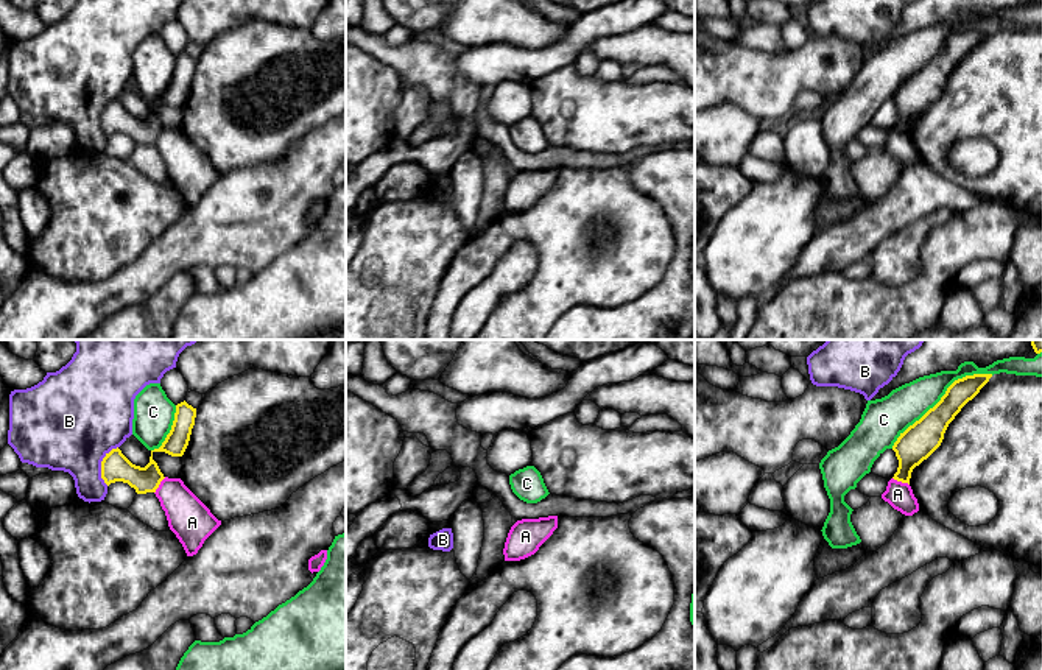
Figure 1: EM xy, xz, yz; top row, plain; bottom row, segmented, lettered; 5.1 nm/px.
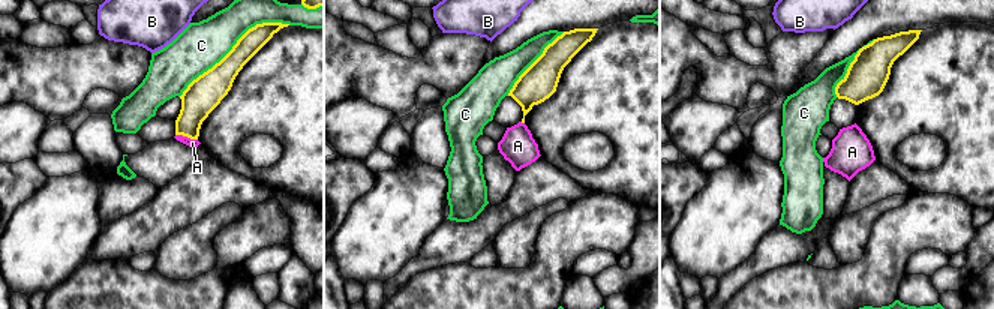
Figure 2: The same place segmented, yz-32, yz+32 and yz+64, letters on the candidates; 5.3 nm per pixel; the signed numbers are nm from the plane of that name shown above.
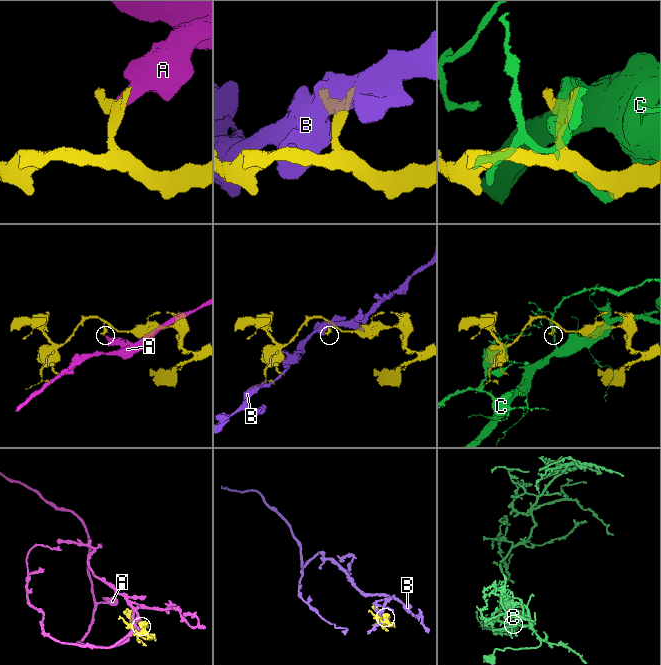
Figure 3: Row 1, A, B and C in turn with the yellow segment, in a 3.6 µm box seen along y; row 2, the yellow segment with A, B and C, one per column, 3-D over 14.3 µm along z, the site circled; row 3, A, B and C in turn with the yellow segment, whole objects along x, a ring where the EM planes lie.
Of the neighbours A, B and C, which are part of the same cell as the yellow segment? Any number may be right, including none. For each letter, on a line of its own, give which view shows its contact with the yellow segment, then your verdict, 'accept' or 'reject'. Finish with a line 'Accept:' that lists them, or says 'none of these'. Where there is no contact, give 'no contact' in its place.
A: yz | reject
B: xy | reject
C: yz | reject
Accept: none of these

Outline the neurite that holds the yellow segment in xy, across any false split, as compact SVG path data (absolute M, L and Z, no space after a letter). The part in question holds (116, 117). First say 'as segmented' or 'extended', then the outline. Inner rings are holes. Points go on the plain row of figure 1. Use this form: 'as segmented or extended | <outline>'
as segmented | M185 51L178 55L170 84L159 100L151 101L150 114L145 118L132 115L118 98L112 100L101 112L104 134L109 137L123 132L134 139L137 145L156 143L165 128L153 111L153 104L165 103L171 108L182 108L190 92L195 69L196 59Z

